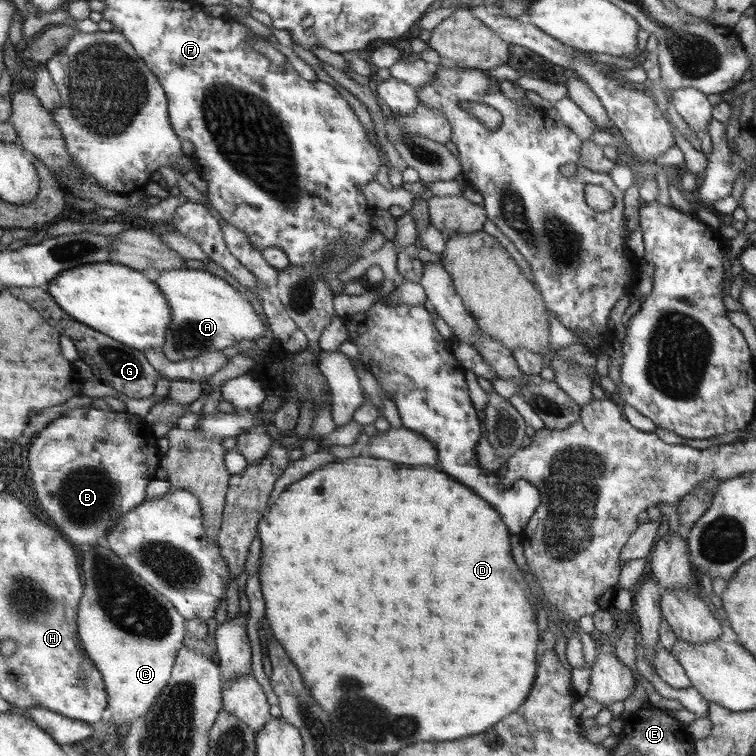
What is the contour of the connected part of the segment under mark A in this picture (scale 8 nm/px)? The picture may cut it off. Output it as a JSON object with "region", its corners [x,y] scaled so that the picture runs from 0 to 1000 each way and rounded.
{"region":[[[238,354],[200,361],[212,385],[222,396],[228,409],[226,433],[221,437],[221,452],[213,466],[226,476],[251,476],[275,466],[294,464],[320,450],[341,450],[357,439],[353,418],[341,415],[323,389],[300,370],[275,358]]]}

